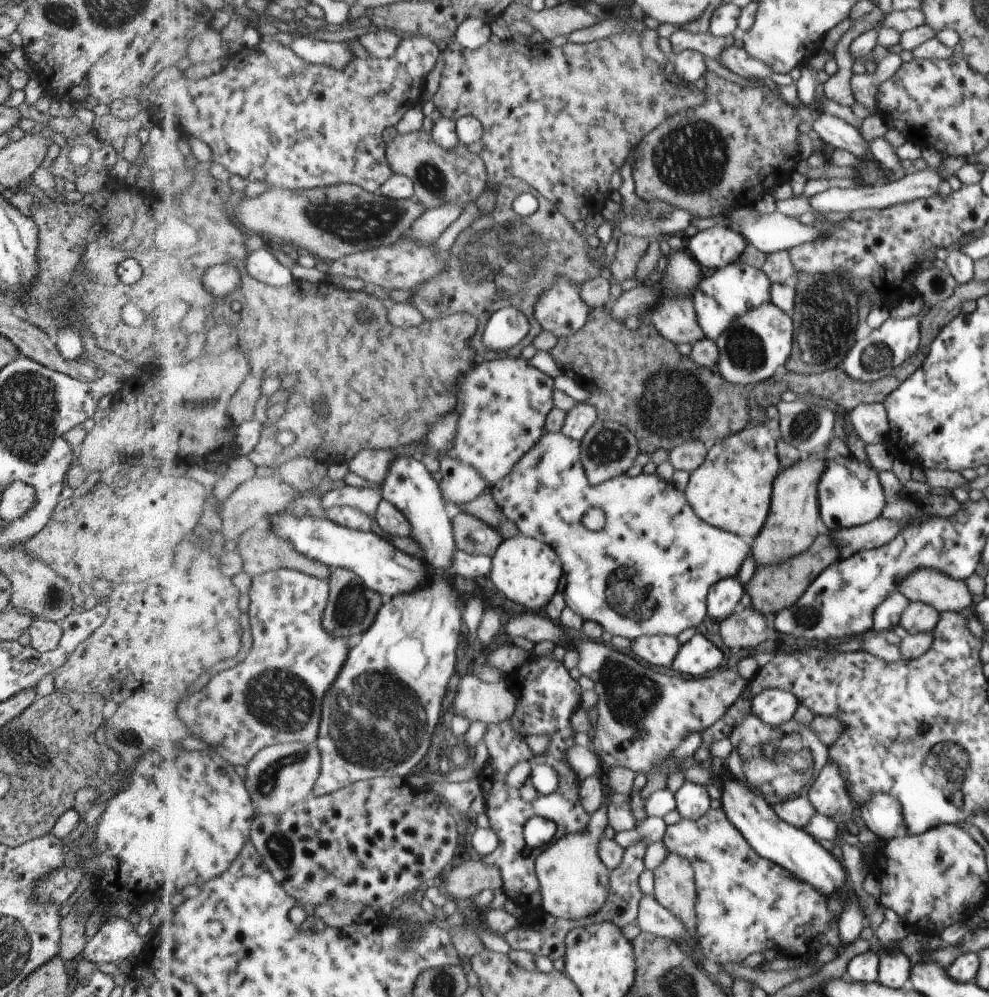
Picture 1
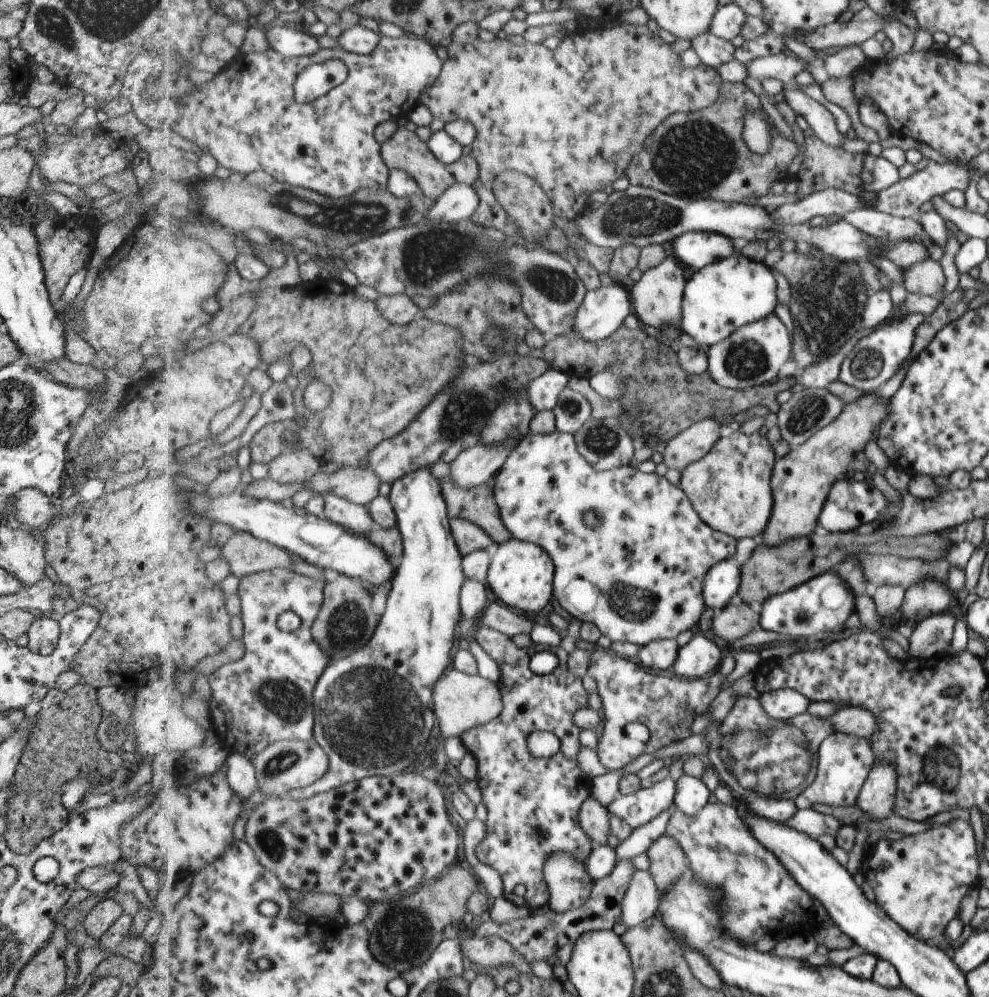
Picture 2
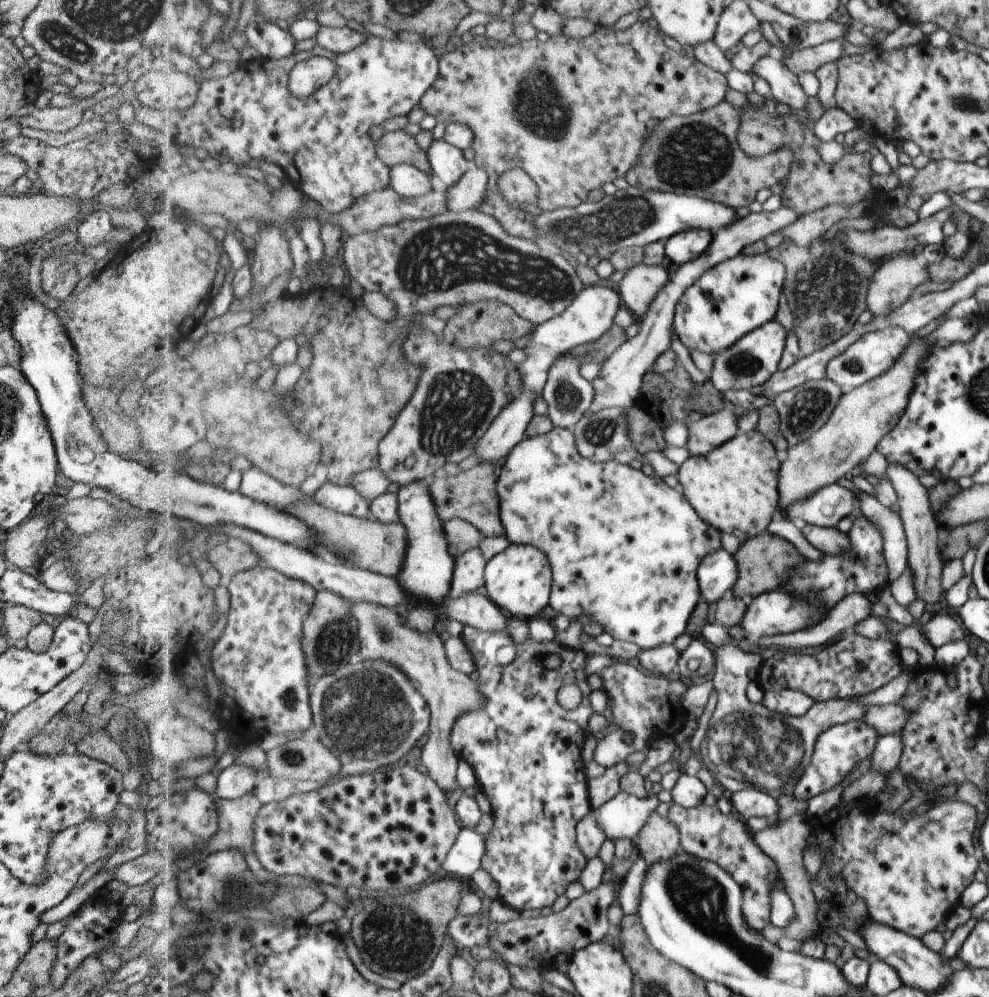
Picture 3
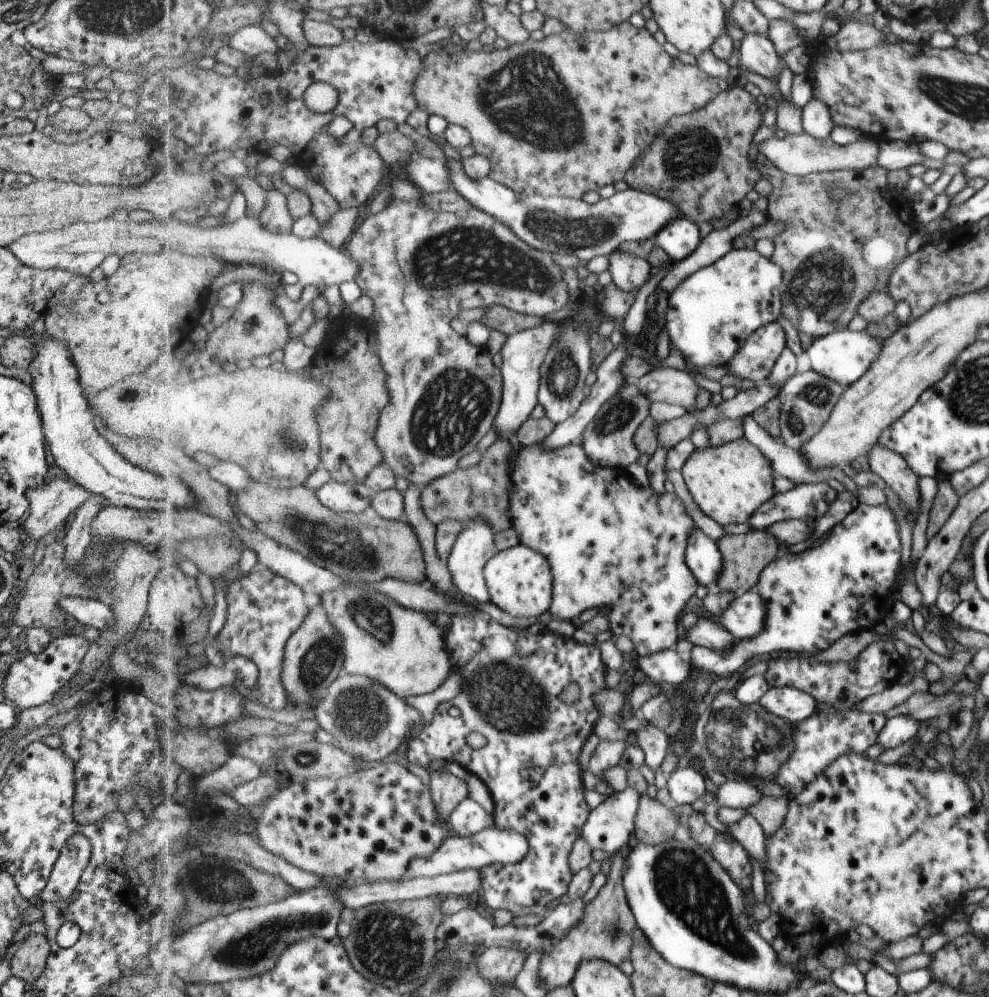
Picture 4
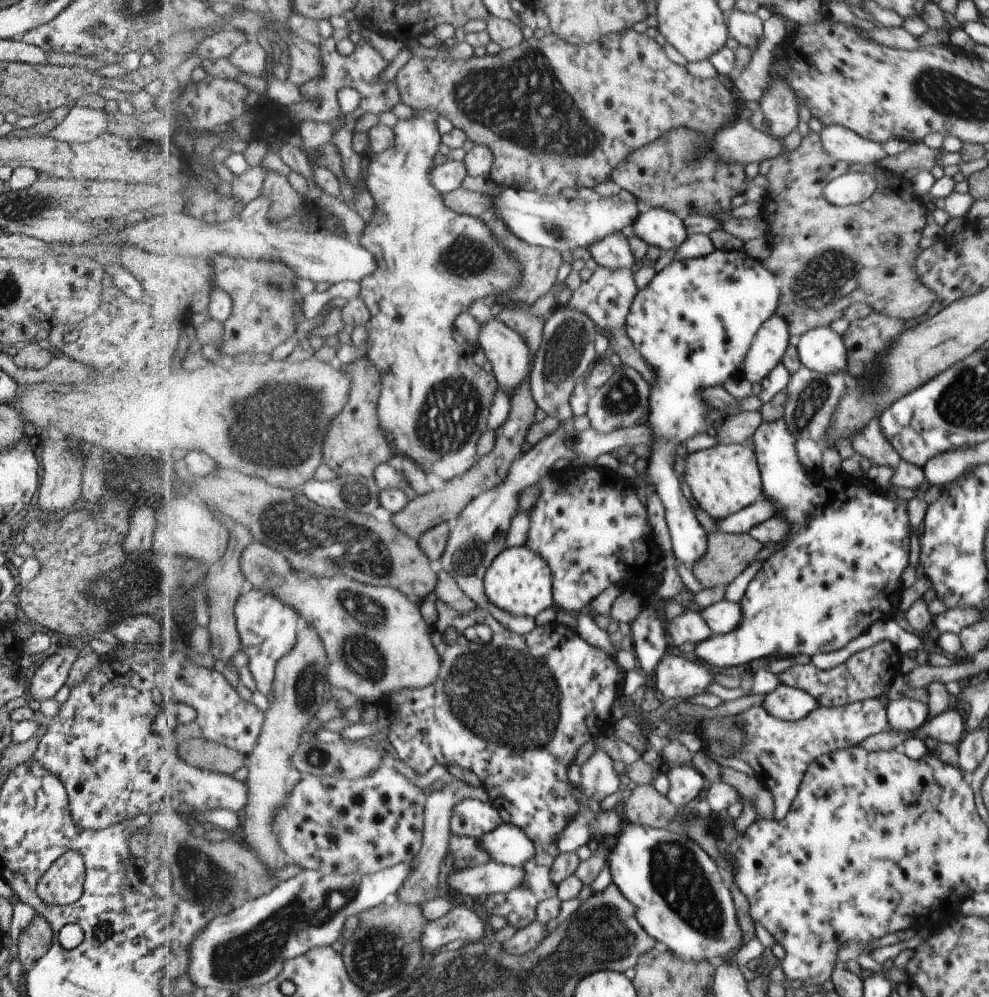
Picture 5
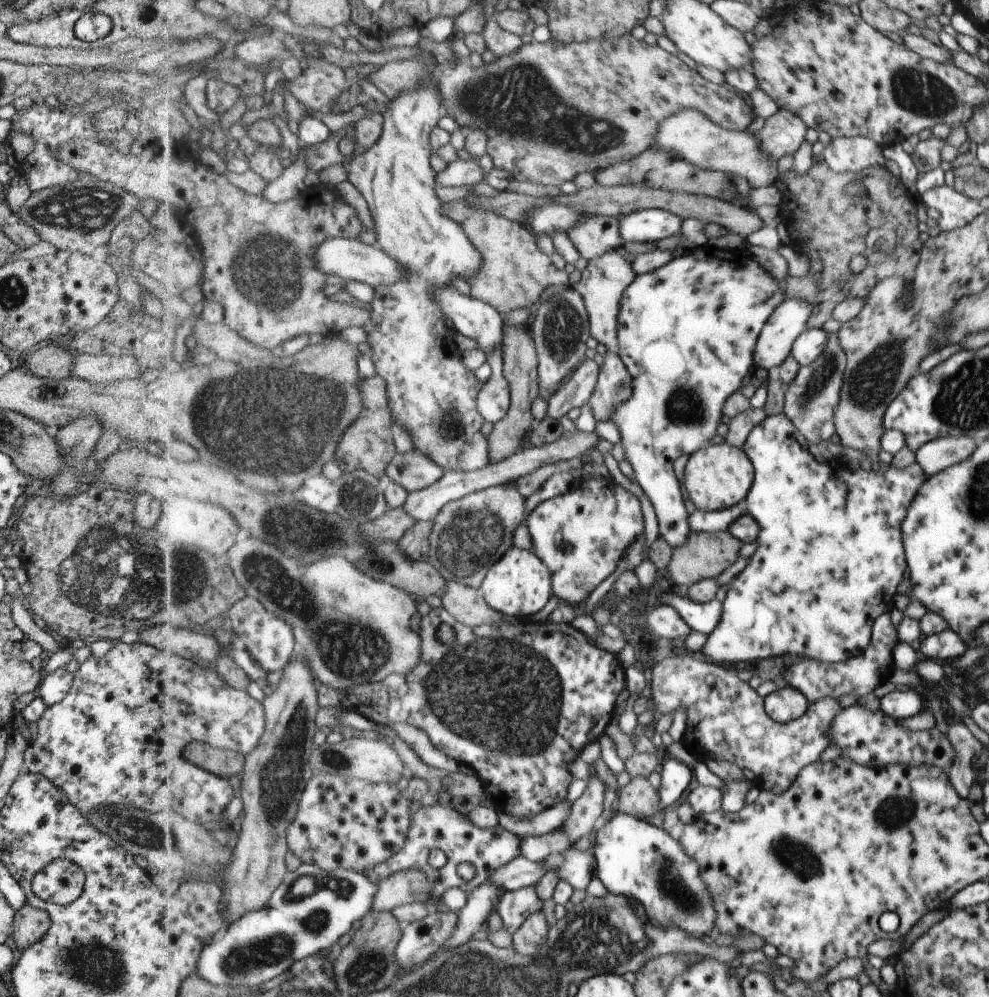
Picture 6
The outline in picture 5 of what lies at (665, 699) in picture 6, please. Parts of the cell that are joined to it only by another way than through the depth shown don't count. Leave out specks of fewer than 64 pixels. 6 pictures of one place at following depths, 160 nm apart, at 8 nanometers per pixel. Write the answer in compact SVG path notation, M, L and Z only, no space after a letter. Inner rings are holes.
M670 652L653 678L652 684L658 692L662 690L669 700L683 699L690 696L700 696L712 684L714 674L702 664L701 660L690 660L686 656L674 656ZM880 697L847 706L819 707L810 716L797 722L775 718L763 705L754 706L731 719L744 731L744 744L738 751L726 750L722 741L710 741L704 735L701 740L710 753L726 758L739 758L753 767L756 777L776 798L775 820L788 817L800 795L808 770L811 770L820 758L841 749L857 747L869 736L881 732L895 734L890 728L885 705Z

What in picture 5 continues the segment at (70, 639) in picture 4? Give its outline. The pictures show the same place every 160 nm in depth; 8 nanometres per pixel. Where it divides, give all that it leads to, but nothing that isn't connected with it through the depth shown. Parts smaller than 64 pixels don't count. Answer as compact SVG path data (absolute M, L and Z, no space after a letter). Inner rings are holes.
M63 648L62 653L48 655L28 682L27 697L38 703L52 699L66 685L72 664L78 659L77 648Z

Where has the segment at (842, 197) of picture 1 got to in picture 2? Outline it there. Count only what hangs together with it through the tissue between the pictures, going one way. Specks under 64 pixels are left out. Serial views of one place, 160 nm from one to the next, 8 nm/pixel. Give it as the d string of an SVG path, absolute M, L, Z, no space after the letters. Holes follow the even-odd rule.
M930 160L922 171L916 171L911 177L905 179L900 178L892 186L879 190L876 198L871 200L871 208L895 217L915 218L924 202L928 202L932 197L945 195L952 189L964 191L970 179L971 174L967 168L954 164L939 164ZM827 188L802 198L796 203L786 203L774 212L773 217L784 224L800 224L808 222L816 216L844 216L850 211L868 208L869 204L862 199L861 194Z

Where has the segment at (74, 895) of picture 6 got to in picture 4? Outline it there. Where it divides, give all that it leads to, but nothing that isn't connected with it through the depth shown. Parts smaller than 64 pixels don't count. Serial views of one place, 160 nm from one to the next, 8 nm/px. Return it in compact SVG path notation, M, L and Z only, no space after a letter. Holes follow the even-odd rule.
M74 834L72 838L68 838L38 898L50 903L69 901L74 891L77 891L90 856L90 842L84 834Z

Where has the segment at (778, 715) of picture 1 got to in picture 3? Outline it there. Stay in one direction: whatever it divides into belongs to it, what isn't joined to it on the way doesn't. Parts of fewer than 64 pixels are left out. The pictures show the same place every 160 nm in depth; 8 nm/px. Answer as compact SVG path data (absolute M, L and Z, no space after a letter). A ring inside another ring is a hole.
M782 689L765 693L763 703L774 712L788 716L804 716L808 714L817 703L815 698L804 691Z

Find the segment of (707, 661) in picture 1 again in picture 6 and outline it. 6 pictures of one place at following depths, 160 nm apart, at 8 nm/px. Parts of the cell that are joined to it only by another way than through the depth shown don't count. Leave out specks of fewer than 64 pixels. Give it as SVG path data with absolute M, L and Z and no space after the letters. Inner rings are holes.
M786 413L770 415L767 420L758 426L748 443L745 450L752 462L755 463L756 481L752 486L751 494L746 498L748 513L760 522L762 532L758 538L758 548L755 554L750 557L750 562L746 568L734 578L732 586L727 593L727 599L724 601L724 617L716 631L710 635L710 640L702 653L708 655L714 663L738 664L738 662L759 662L765 658L782 657L784 654L790 654L798 657L813 657L814 659L826 663L838 663L849 660L850 658L864 653L868 644L871 642L871 634L874 631L876 618L887 614L894 608L894 596L905 587L903 580L904 572L907 569L906 547L903 545L903 521L907 517L908 506L915 501L916 494L927 481L927 474L917 462L908 468L896 468L893 462L890 464L881 464L880 470L874 472L862 470L860 468L848 468L843 462L831 461L820 462L816 456L806 450L796 438L797 427Z

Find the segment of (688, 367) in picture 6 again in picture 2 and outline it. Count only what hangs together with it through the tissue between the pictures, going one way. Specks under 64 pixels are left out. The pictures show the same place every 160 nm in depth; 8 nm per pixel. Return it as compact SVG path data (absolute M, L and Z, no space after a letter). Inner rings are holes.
M741 249L726 260L707 266L689 279L684 299L683 330L702 348L730 338L739 328L777 312L779 280L765 263L746 256ZM736 559L718 563L705 582L705 598L710 609L723 611L740 592L743 585L743 567L738 566Z

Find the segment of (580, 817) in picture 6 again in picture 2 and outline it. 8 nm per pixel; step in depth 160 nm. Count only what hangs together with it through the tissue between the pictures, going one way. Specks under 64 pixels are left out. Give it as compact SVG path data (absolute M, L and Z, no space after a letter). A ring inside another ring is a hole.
M600 648L592 653L588 674L597 681L604 701L605 729L597 751L610 771L620 770L634 762L634 756L622 750L629 724L640 721L651 728L654 739L648 744L648 753L658 752L674 742L686 741L694 735L693 726L698 718L711 712L726 680L719 670L708 678L688 681L678 678L673 672L652 674L638 659L620 656L611 648Z

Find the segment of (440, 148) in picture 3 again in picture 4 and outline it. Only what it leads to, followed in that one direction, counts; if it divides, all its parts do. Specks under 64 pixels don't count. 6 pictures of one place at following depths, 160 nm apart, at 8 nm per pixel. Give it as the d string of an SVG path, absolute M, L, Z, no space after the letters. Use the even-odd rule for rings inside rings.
M450 159L450 172L452 172L452 182L454 182L456 189L467 200L470 200L475 208L487 212L487 214L506 224L506 226L510 226L530 246L534 246L540 251L550 252L553 255L574 254L576 257L590 262L596 256L611 256L628 242L641 242L650 239L658 241L658 244L670 254L671 258L678 262L691 257L703 245L700 226L696 222L692 222L691 219L684 217L678 204L670 202L666 198L660 198L660 196L648 191L628 189L625 192L616 193L611 198L601 199L596 204L588 204L586 200L563 196L546 198L546 196L539 193L526 195L498 183L491 177L483 180L473 180L468 172L464 170L462 159Z

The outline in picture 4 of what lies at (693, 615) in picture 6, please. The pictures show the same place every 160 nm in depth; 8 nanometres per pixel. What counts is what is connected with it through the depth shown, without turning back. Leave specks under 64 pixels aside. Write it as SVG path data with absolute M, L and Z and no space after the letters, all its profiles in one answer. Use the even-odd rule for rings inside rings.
M743 592L717 620L736 636L737 641L752 638L766 630L768 604L759 592Z

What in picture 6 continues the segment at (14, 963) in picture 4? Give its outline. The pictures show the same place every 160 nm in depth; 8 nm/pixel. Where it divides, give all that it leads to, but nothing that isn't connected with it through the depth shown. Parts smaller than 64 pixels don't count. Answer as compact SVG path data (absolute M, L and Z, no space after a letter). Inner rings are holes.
M24 904L14 918L13 934L18 952L27 950L32 944L40 942L40 938L48 932L51 917L48 912L39 910L32 904Z

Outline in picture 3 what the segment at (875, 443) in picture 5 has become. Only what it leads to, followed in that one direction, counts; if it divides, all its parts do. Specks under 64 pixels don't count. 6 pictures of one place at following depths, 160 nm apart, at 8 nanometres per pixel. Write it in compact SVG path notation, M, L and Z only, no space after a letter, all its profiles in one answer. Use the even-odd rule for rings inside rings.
M889 463L884 474L892 483L897 494L897 504L899 515L903 522L905 535L908 543L909 559L907 568L913 578L913 587L917 599L924 600L925 604L936 604L942 598L942 586L940 586L940 576L942 576L942 560L938 554L938 532L930 502L928 502L928 488L922 483L922 479L903 467L899 463Z

